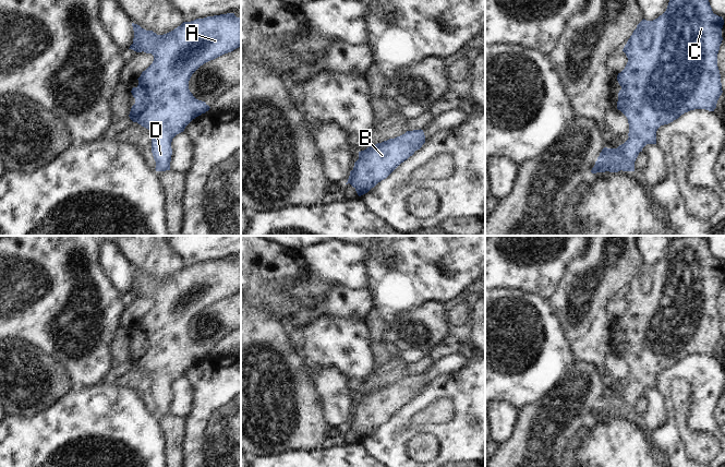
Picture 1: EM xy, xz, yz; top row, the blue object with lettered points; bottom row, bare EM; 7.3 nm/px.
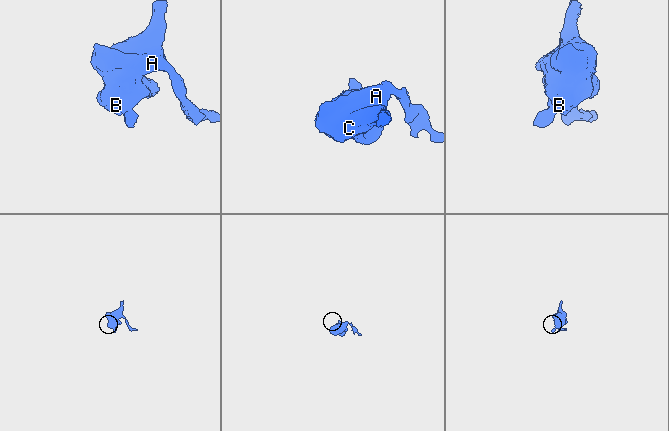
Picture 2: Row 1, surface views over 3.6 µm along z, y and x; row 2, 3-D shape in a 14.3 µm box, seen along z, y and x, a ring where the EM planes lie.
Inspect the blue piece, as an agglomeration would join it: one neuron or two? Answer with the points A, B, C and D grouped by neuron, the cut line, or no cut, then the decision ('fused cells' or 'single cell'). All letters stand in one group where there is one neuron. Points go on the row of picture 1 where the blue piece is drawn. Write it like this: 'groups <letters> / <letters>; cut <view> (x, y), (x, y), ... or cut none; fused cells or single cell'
groups A B C D; cut none; single cell

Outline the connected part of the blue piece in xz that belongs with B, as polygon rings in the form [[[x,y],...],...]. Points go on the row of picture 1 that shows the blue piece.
[[[423,130],[407,131],[395,139],[371,145],[359,152],[359,159],[350,171],[350,183],[361,196],[386,179],[401,163],[425,143]]]

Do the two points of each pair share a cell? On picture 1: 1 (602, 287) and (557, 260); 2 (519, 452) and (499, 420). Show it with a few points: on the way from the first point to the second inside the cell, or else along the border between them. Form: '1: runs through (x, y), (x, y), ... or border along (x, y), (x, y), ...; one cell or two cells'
1: border along (587, 249), (568, 265), (555, 288); two cells
2: border along (519, 412), (512, 434), (499, 446); two cells

